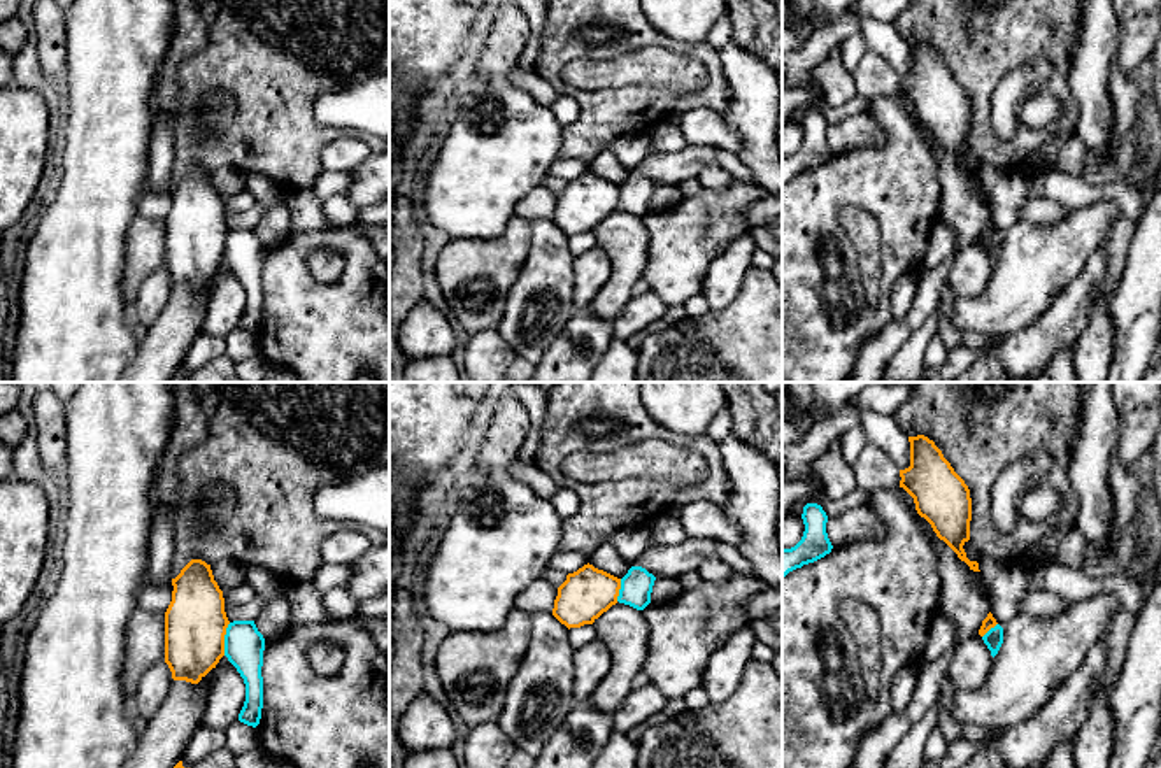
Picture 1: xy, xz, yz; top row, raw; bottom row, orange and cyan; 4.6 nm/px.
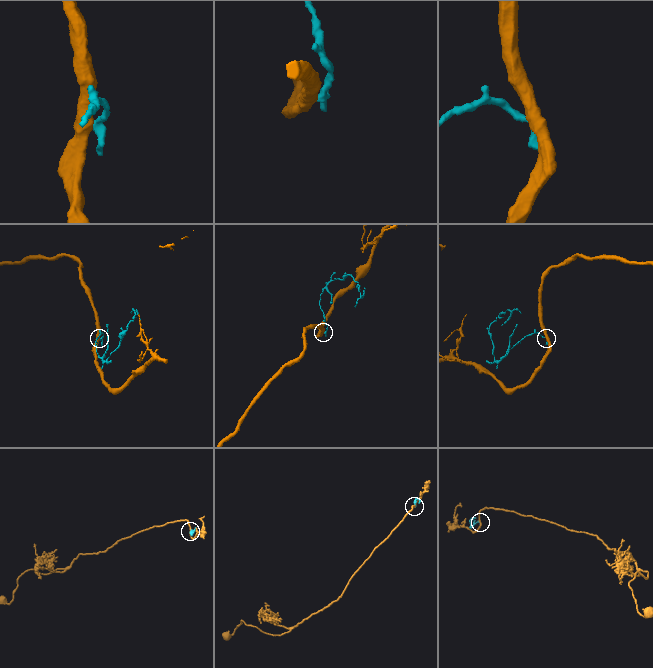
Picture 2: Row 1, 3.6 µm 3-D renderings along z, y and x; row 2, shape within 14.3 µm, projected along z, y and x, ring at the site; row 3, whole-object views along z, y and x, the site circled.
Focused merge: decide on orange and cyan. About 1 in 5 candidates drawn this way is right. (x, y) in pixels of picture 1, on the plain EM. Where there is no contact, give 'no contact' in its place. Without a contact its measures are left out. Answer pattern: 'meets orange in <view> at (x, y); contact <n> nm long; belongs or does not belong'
meets orange in xy at (223, 246); contact 160 nm long; does not belong

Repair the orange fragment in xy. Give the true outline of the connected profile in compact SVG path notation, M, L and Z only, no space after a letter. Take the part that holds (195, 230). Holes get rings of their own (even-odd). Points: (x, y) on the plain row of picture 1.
M191 167L172 193L165 219L165 270L174 288L198 291L224 263L230 228L223 198L202 167Z

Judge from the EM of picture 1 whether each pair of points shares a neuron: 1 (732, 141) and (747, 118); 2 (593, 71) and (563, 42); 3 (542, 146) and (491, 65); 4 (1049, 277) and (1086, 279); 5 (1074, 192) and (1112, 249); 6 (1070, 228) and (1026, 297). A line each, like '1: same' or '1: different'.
1: different
2: different
3: different
4: different
5: different
6: same

